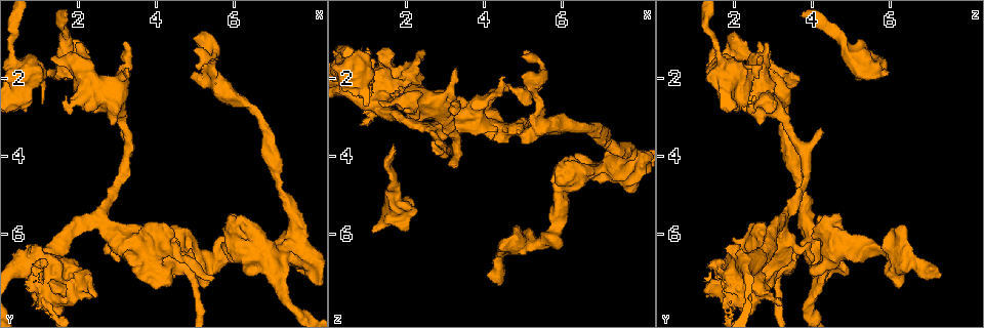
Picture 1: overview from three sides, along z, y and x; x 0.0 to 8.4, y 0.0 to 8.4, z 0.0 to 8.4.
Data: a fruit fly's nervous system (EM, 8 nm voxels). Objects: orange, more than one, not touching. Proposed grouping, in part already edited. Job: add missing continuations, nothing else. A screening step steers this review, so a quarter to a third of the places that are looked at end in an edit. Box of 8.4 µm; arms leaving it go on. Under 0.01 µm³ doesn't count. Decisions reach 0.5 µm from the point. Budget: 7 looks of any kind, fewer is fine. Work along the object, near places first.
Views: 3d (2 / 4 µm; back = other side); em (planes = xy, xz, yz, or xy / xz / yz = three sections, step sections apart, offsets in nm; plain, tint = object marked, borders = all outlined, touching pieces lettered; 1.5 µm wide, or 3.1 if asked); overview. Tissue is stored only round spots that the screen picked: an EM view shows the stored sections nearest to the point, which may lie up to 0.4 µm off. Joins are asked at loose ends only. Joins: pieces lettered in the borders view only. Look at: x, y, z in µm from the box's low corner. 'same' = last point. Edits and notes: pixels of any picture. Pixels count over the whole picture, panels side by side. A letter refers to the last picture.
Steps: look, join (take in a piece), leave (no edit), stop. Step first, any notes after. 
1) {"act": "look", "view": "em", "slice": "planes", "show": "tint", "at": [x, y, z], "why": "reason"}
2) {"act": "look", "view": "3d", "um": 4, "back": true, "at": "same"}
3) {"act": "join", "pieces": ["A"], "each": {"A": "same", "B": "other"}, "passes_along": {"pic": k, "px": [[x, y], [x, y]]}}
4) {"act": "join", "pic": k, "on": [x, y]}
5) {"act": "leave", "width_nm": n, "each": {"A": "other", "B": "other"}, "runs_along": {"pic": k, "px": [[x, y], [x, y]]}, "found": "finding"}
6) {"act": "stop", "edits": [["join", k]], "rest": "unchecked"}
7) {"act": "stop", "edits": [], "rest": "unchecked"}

{"act": "look", "view": "em", "um": 3.1, "slice": "xz", "step": 16, "show": "borders", "at": [1.15, 1.95, 5.95], "why": "an open end"}

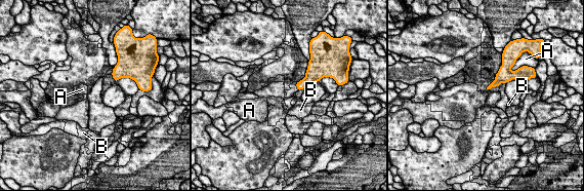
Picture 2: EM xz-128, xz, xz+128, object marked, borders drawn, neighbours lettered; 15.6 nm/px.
{"act": "look", "view": "em", "um": 3.1, "slice": "planes", "show": "borders", "at": "same"}

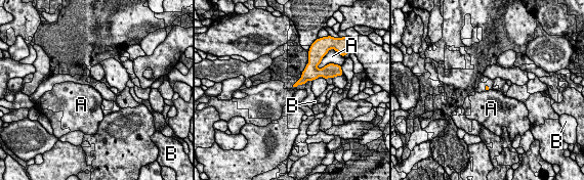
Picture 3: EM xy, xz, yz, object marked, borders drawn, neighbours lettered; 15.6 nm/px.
{"act": "leave", "each": {"A": "other", "B": "other"}, "found": "no lettered piece goes on from it"}

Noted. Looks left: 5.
{"act": "look", "view": "em", "slice": "planes", "show": "borders", "at": [5.00, 1.95, 3.65], "why": "branch stops here"}

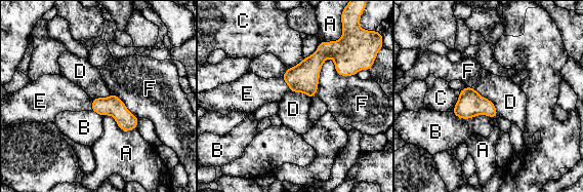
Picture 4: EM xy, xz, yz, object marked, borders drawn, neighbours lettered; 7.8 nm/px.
{"act": "join", "pieces": ["E"], "width_nm": 160, "each": {"A": "other", "B": "other", "C": "other", "D": "other", "E": "same", "F": "other"}, "found": "it goes on there"}

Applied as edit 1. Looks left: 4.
{"act": "look", "view": "3d", "um": 4, "at": [5.00, 1.75, 1.30], "why": "an open end"}

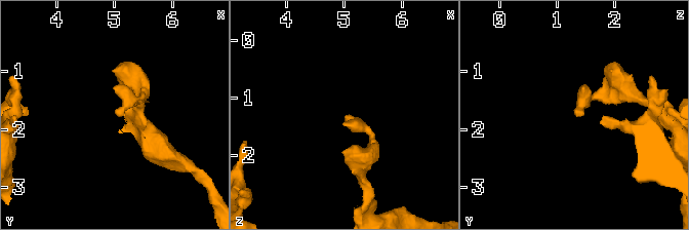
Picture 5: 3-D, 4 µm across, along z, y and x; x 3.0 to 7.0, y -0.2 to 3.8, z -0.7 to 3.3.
{"act": "look", "view": "em", "slice": "xy", "step": 4, "show": "borders", "at": [5.00, 1.70, 1.30]}

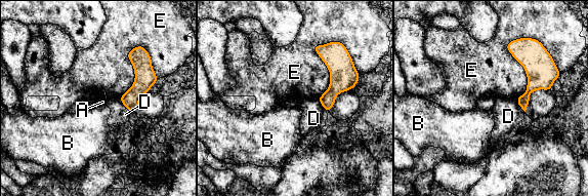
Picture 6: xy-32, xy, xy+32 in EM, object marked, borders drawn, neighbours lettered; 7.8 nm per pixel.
{"act": "look", "view": "em", "slice": "planes", "show": "borders", "at": "same"}

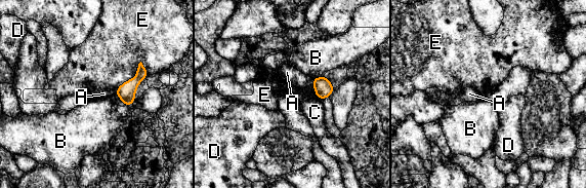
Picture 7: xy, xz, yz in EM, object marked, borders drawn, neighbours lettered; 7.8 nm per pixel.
{"act": "leave", "longest_contact_nm": ["E", 300], "each": {"A": "other", "B": "other", "C": "other", "D": "other", "E": "other"}, "found": "no lettered piece goes on from it"}

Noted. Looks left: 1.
{"act": "stop", "edits": [["join", 4]], "rest": "unchecked"}

